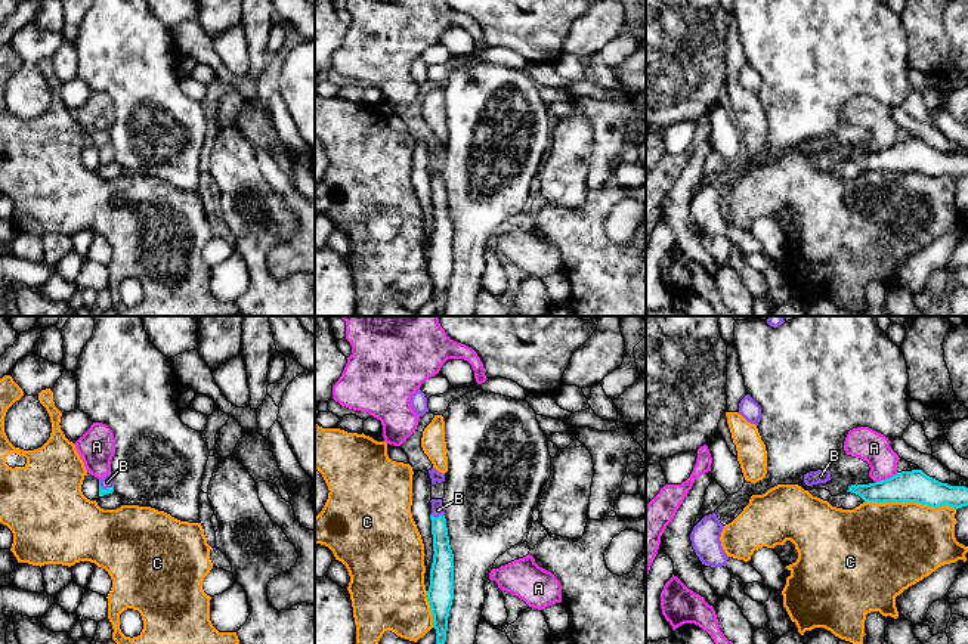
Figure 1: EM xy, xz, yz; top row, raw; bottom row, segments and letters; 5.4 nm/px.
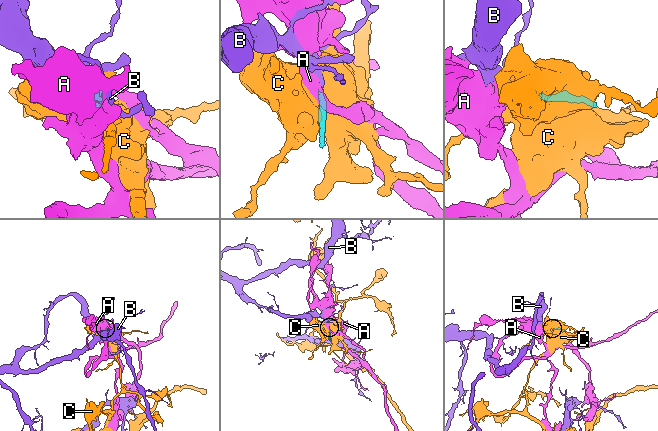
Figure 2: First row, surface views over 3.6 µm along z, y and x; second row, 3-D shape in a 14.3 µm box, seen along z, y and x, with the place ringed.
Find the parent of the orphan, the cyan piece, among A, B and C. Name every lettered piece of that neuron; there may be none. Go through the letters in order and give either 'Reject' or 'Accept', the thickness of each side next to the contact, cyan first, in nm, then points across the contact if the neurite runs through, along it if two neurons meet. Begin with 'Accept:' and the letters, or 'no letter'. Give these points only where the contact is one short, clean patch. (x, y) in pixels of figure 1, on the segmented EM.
Accept: B
A: Reject. Thickness 180 nm (cyan) against 170 nm. Boundary: yz (897, 473), (875, 482)
B: Accept. Thickness 110 nm (cyan) against 70 nm. Path across: xz (442, 559), (439, 516), (438, 510)
C: Reject. Thickness 180 nm (cyan) against 460 nm

